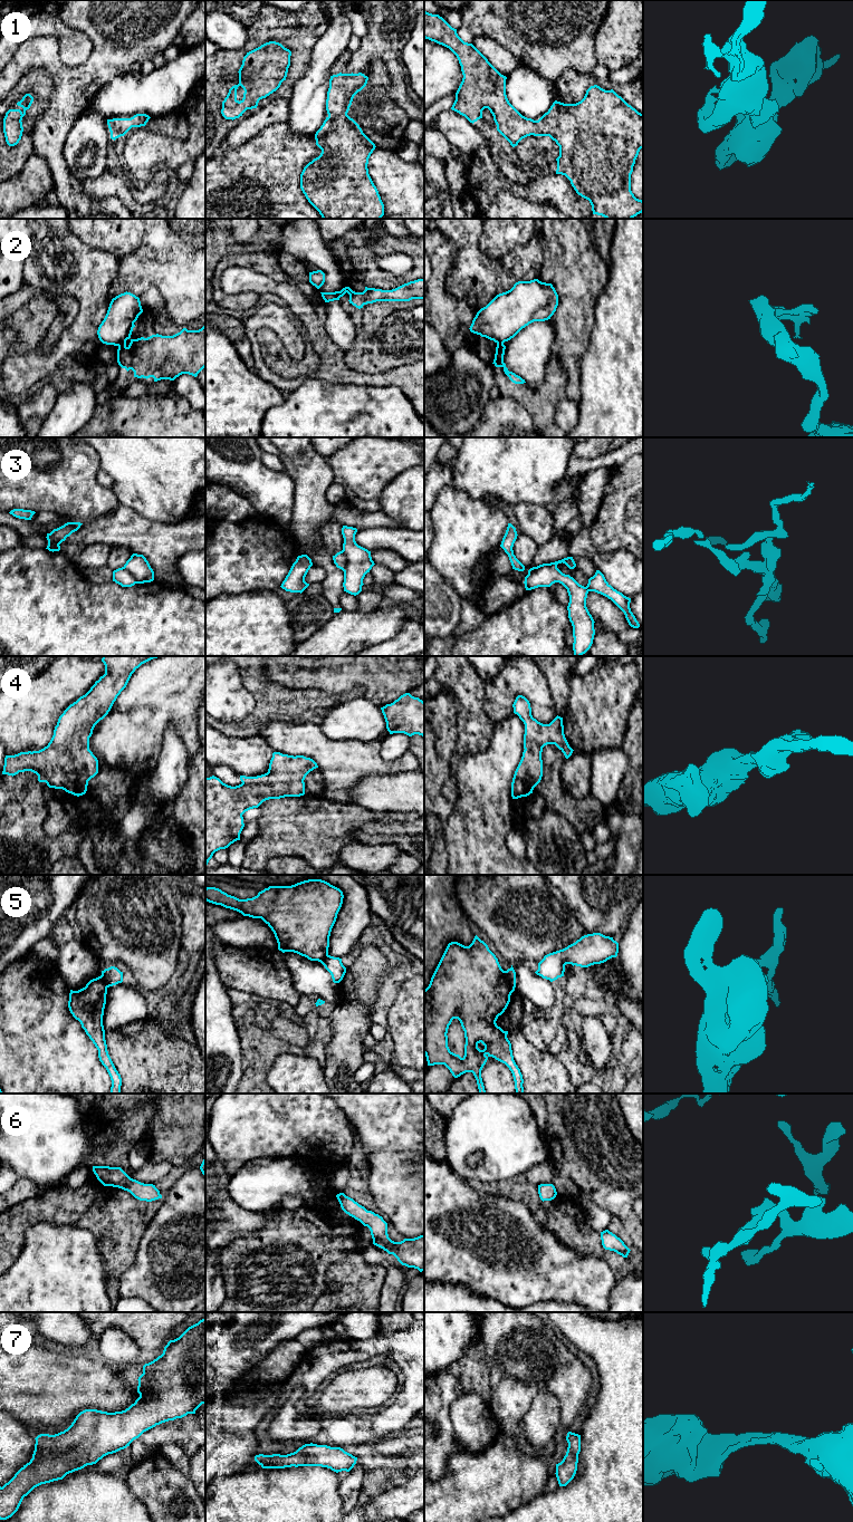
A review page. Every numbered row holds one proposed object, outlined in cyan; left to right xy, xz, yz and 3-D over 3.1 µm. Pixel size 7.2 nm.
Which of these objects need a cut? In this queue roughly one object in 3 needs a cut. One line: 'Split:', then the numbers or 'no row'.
Split: 2, 5

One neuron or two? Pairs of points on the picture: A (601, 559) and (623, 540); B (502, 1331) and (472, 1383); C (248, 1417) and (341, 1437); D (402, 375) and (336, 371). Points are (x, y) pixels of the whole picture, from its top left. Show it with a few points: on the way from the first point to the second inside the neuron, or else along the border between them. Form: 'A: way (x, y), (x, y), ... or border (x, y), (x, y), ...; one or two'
A: border (596, 551), (604, 552), (626, 549), (631, 554); two
B: border (479, 1337), (483, 1347), (490, 1387); two
C: border (277, 1399), (274, 1407), (255, 1428), (257, 1445); two
D: way (385, 378), (360, 378), (353, 376); one

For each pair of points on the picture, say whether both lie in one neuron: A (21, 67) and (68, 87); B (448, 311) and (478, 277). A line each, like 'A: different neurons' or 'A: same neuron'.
A: same neuron
B: different neurons

